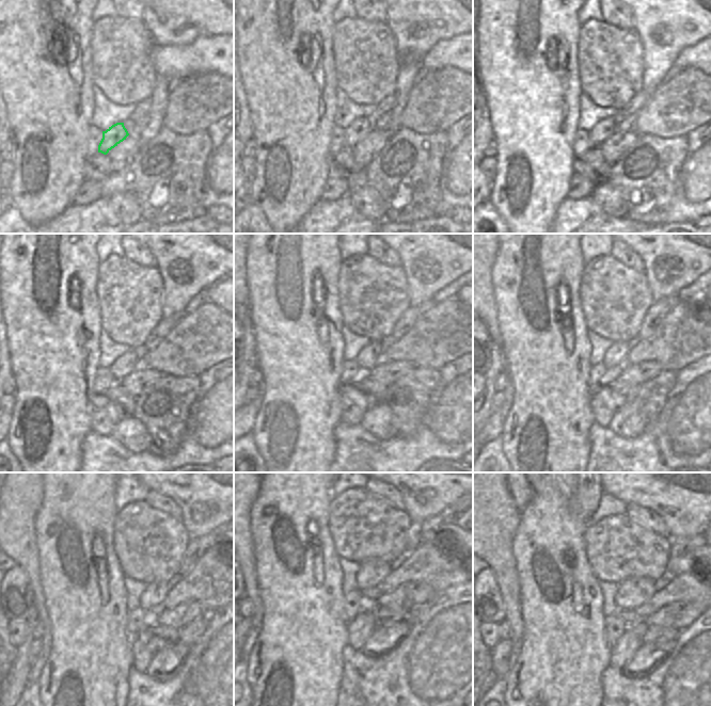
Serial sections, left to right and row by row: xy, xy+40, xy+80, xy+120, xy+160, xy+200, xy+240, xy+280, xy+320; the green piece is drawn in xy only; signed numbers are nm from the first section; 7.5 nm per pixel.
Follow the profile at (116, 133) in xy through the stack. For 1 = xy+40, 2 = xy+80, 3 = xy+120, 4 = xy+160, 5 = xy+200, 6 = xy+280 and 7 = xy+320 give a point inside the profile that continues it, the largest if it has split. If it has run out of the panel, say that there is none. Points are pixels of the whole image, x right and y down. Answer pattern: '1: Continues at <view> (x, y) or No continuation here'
1: Continues at xy+40 (360, 129)
2: Continues at xy+80 (602, 129)
3: Continues at xy+120 (124, 365)
4: Continues at xy+160 (366, 359)
5: Continues at xy+200 (617, 347)
6: Continues at xy+280 (392, 593)
7: Continues at xy+320 (631, 593)

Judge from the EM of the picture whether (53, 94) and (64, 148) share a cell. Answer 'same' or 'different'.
same

